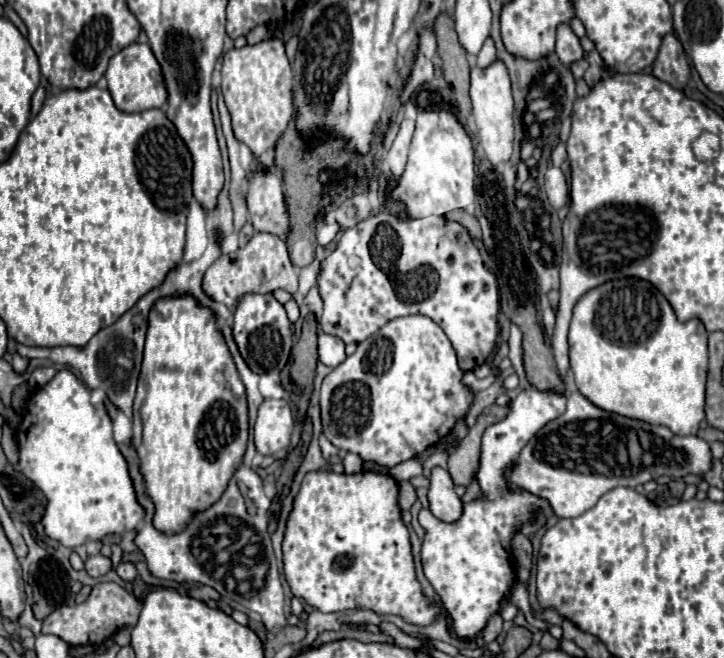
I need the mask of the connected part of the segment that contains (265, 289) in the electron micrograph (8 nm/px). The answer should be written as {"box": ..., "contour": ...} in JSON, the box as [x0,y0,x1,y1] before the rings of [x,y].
{"box":[204,232,298,310],"contour":[[[264,232],[254,234],[244,248],[238,248],[232,254],[222,254],[204,276],[206,294],[218,302],[224,302],[230,310],[234,310],[240,298],[244,298],[246,294],[272,294],[278,288],[286,292],[296,292],[298,270],[288,258],[286,244],[280,238]]]}

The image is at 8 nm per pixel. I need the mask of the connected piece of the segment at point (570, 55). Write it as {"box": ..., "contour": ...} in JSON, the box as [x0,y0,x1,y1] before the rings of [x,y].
{"box":[556,24,584,66],"contour":[[[560,24],[560,28],[556,30],[556,54],[560,62],[564,62],[566,66],[574,60],[584,58],[584,50],[578,42],[578,36],[572,32],[570,24]]]}

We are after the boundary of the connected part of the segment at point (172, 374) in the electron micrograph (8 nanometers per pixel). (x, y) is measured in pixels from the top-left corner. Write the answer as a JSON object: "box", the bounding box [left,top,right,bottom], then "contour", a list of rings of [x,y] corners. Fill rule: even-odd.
{"box":[132,294,248,534],"contour":[[[176,294],[176,296],[164,296],[158,298],[150,310],[148,316],[148,332],[146,332],[146,346],[144,346],[144,362],[142,362],[142,370],[140,370],[140,378],[138,378],[138,390],[136,390],[136,398],[134,398],[134,436],[132,442],[136,446],[138,458],[140,458],[140,470],[144,474],[146,480],[146,490],[150,494],[150,498],[156,504],[156,514],[154,514],[154,526],[164,532],[164,534],[174,534],[184,530],[186,522],[190,520],[190,516],[196,510],[204,510],[208,508],[212,502],[216,502],[222,492],[226,490],[228,480],[232,478],[232,474],[236,472],[244,450],[246,450],[246,440],[248,440],[248,408],[246,408],[246,392],[244,392],[244,384],[238,376],[238,370],[234,366],[232,354],[226,346],[226,340],[222,336],[222,332],[218,330],[216,324],[216,314],[208,308],[208,306],[200,306],[196,302],[194,296],[190,294]]]}

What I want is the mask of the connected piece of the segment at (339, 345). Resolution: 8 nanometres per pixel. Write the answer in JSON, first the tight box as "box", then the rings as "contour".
{"box":[318,332,346,368],"contour":[[[324,332],[318,334],[318,360],[326,366],[336,368],[338,364],[342,364],[346,358],[344,354],[344,342],[336,336],[328,336]]]}

